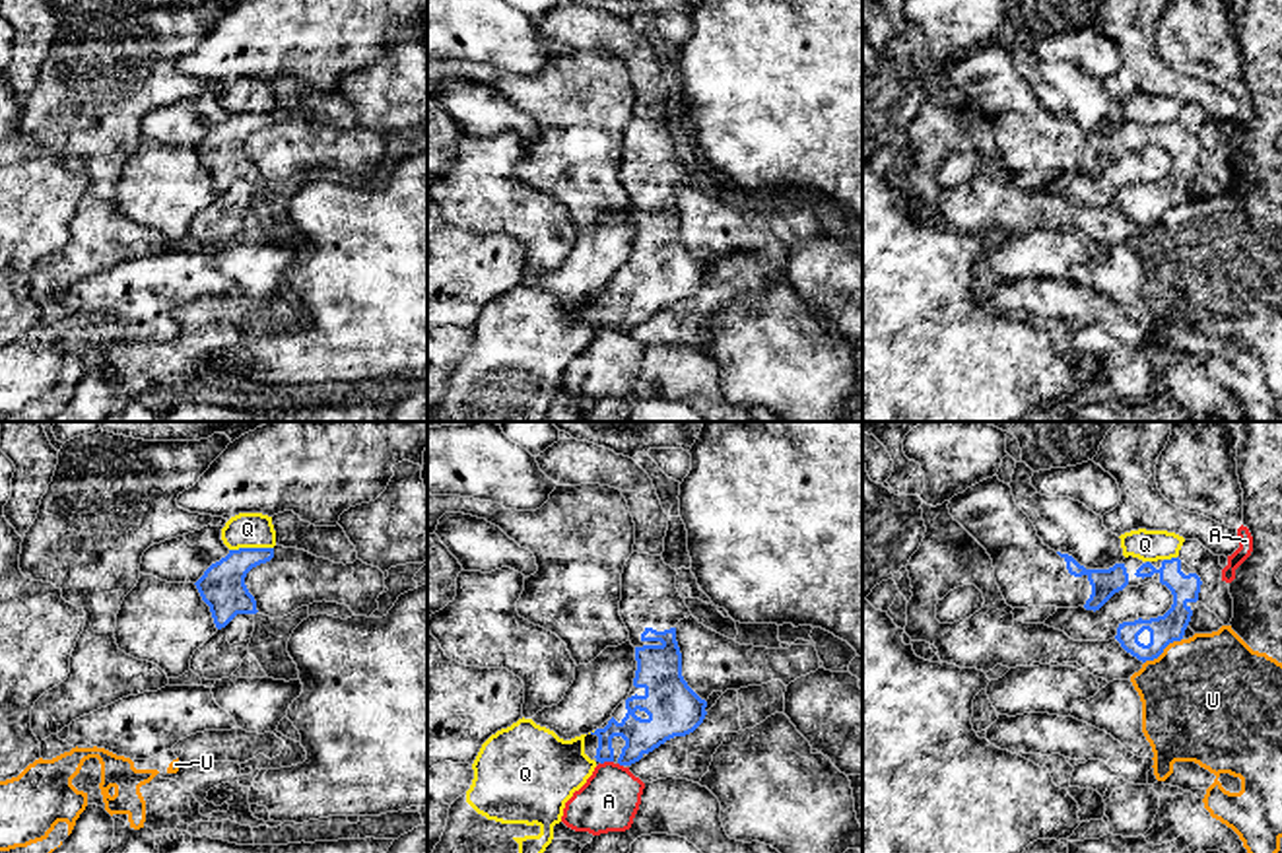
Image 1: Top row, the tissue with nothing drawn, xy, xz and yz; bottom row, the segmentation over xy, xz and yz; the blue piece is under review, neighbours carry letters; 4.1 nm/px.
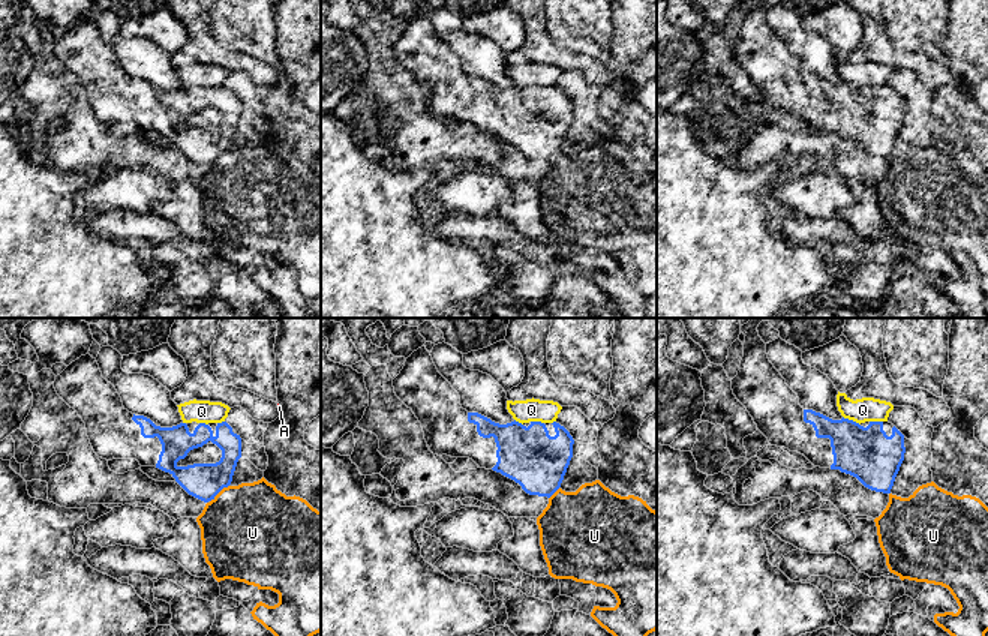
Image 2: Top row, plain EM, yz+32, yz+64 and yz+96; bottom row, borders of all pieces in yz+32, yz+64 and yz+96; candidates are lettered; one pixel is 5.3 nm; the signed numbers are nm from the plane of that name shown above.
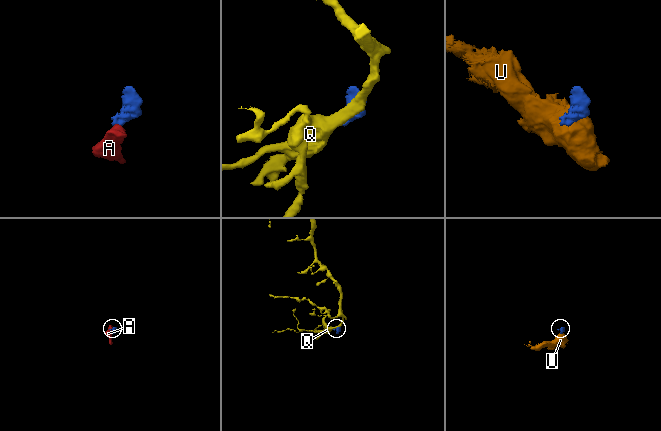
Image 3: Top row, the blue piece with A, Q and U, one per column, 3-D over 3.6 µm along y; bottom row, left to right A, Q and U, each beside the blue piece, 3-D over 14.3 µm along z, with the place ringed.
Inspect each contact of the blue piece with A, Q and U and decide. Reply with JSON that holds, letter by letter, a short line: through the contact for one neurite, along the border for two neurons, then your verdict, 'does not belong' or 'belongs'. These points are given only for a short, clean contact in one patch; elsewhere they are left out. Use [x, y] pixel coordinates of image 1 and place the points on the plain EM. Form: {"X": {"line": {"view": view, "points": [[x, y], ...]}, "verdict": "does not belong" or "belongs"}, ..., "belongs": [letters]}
{"A": {"line": {"view": "xz", "points": [[612, 325], [601, 329]]}, "verdict": "does not belong"}, "Q": {"verdict": "does not belong"}, "U": {"line": {"view": "yz", "points": [[1181, 203], [1145, 228]]}, "verdict": "does not belong"}, "belongs": []}

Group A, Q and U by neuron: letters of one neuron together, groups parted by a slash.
A / Q / U

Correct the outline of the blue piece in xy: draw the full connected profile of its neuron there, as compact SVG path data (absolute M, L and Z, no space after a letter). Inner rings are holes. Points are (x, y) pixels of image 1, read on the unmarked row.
M274 113L229 115L225 122L212 128L194 148L202 165L210 171L218 194L225 192L237 179L256 179L256 165L245 150L247 138L274 122Z

